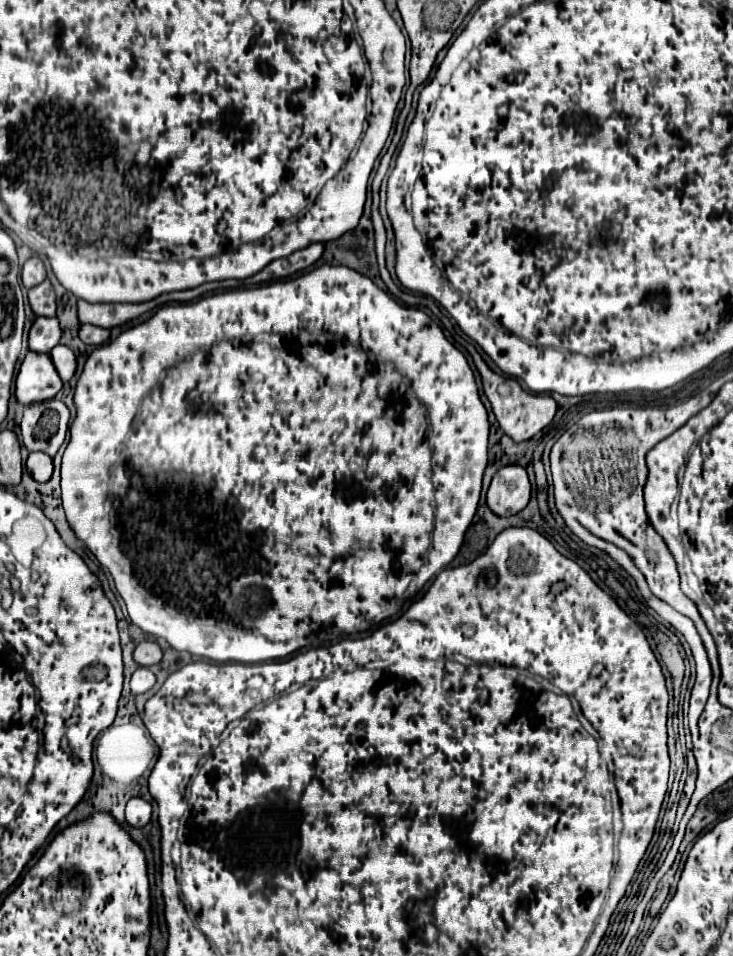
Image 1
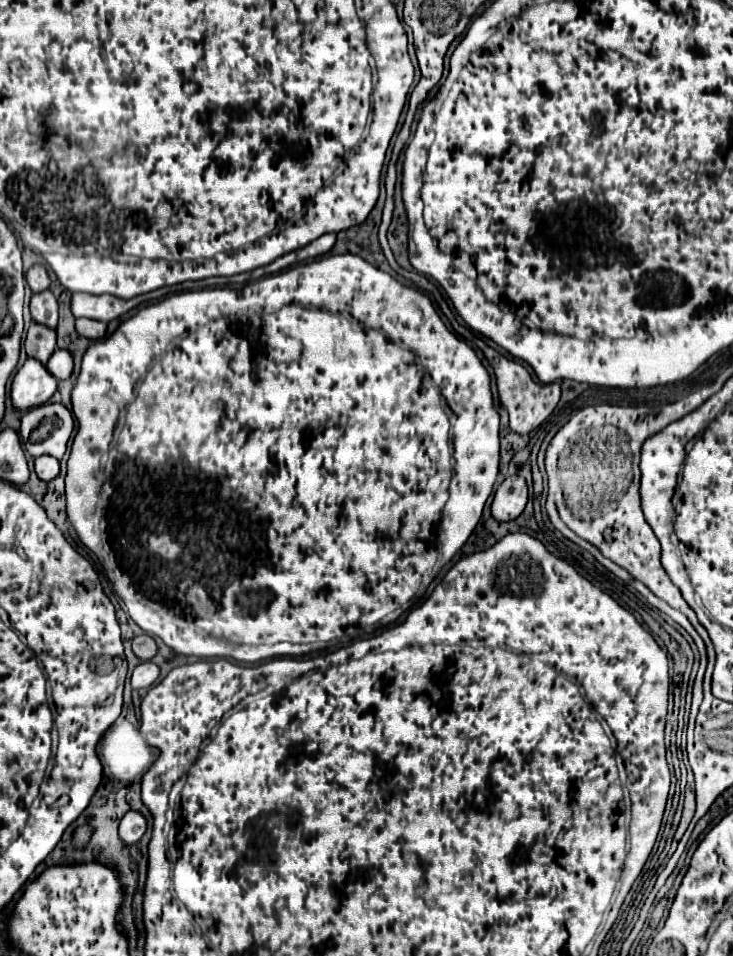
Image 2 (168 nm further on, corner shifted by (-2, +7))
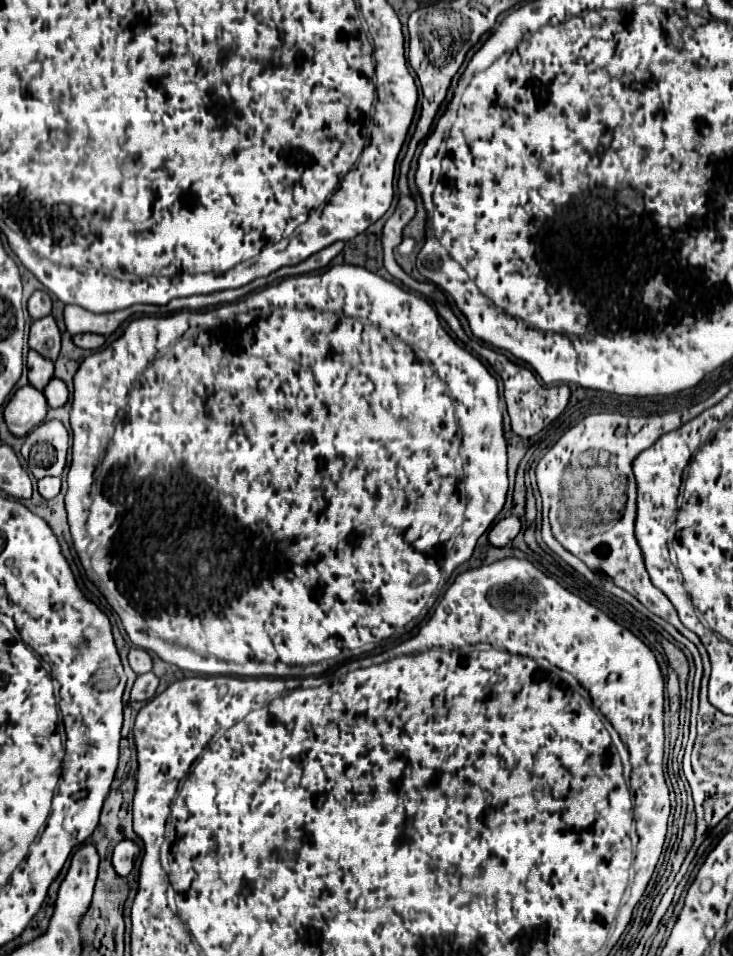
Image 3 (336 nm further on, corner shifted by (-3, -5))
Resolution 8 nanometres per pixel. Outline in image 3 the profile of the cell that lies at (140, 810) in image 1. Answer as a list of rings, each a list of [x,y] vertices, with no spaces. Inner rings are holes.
[[[128,839],[120,841],[120,843],[116,845],[116,849],[114,849],[114,855],[112,855],[114,871],[116,871],[120,877],[126,877],[126,875],[132,871],[134,859],[138,857],[138,853],[140,853],[140,849],[138,849],[138,845],[136,845],[134,841],[128,841]]]

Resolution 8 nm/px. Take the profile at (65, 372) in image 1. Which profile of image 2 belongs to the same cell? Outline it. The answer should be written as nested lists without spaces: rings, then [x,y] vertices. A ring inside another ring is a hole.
[[[57,347],[57,349],[53,351],[53,355],[51,355],[51,359],[47,361],[47,369],[49,369],[49,373],[55,375],[59,381],[67,379],[67,377],[71,375],[71,371],[73,371],[73,355],[71,355],[71,351]]]

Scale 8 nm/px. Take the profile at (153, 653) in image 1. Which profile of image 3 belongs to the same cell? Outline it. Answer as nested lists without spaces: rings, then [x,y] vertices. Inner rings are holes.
[[[132,647],[130,653],[128,653],[128,663],[130,663],[130,667],[132,667],[132,671],[134,671],[136,675],[152,671],[152,659],[150,659],[150,655],[148,655],[144,649]]]

